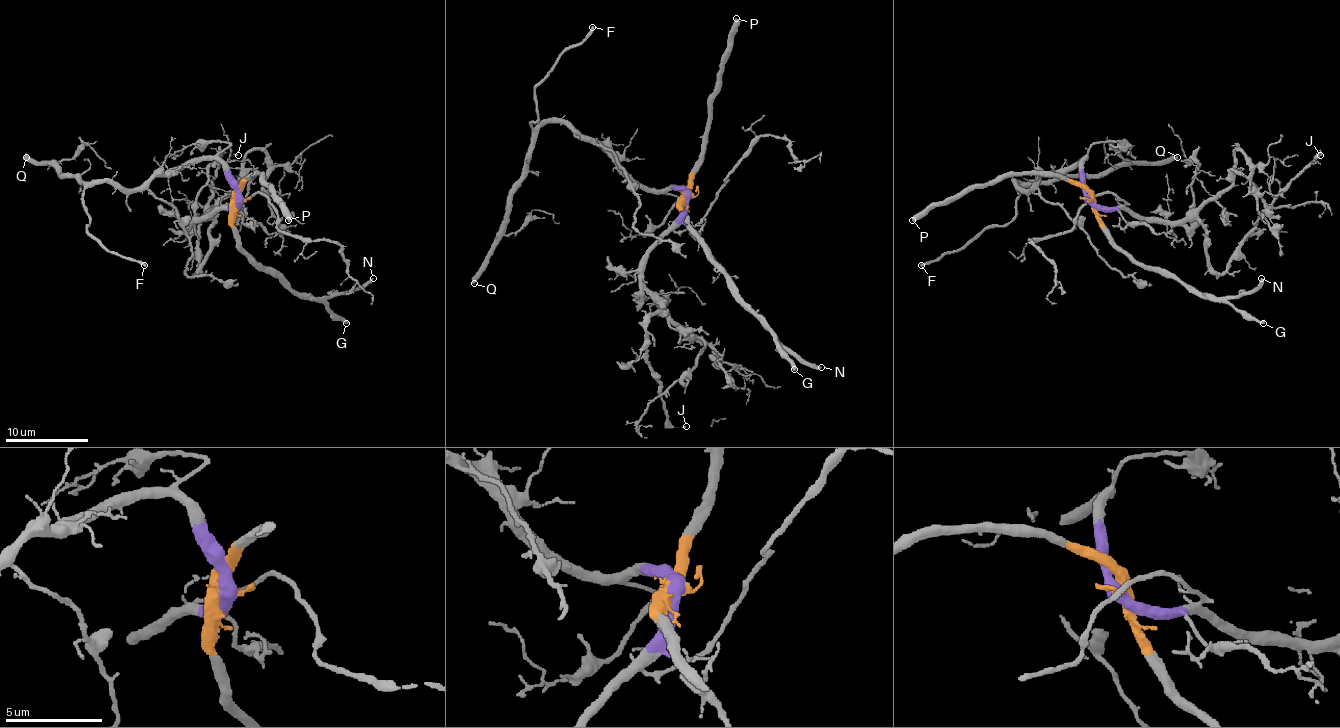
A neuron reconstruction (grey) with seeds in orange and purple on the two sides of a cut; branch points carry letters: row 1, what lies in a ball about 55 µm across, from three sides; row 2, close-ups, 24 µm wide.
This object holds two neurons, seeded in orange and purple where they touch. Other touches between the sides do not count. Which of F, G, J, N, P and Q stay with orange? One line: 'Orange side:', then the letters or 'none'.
Orange side: G, N, P

